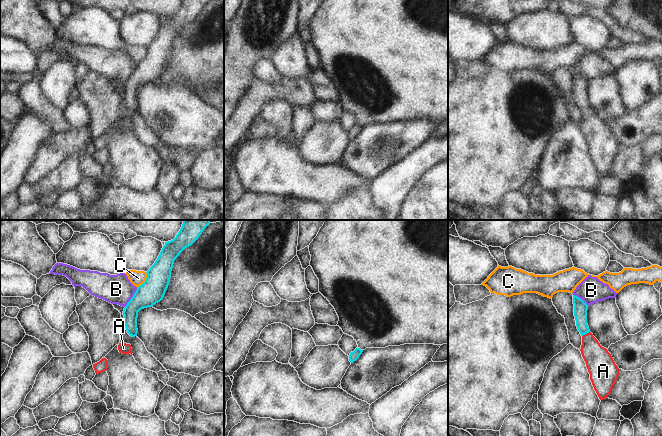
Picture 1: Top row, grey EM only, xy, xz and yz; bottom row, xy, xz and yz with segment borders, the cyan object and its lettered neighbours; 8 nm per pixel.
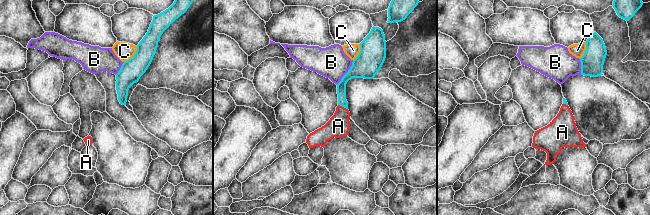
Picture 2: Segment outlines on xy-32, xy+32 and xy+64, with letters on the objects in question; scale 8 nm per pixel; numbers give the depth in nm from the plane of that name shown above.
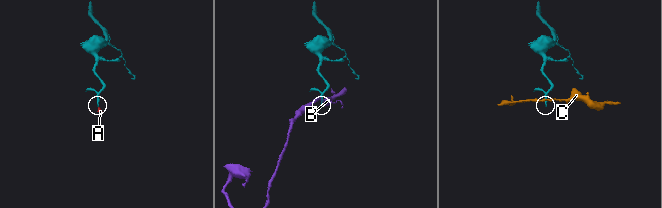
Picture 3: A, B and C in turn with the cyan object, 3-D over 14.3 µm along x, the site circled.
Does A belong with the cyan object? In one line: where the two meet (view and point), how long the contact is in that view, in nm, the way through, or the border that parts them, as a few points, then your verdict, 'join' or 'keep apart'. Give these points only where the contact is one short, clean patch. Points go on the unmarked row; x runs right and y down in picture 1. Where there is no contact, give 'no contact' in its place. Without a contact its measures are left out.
meets cyan in yz at (585, 109); contact 80 nm long; runs through yz (580, 83), (581, 100), (585, 109), (591, 127), (598, 136); join

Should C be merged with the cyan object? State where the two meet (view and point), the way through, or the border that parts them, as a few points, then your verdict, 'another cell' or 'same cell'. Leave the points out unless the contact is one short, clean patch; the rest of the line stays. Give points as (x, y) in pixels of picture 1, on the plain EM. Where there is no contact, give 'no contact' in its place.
meets cyan in xy at (145, 56); border along xy (146, 48), (146, 54), (137, 63); another cell

